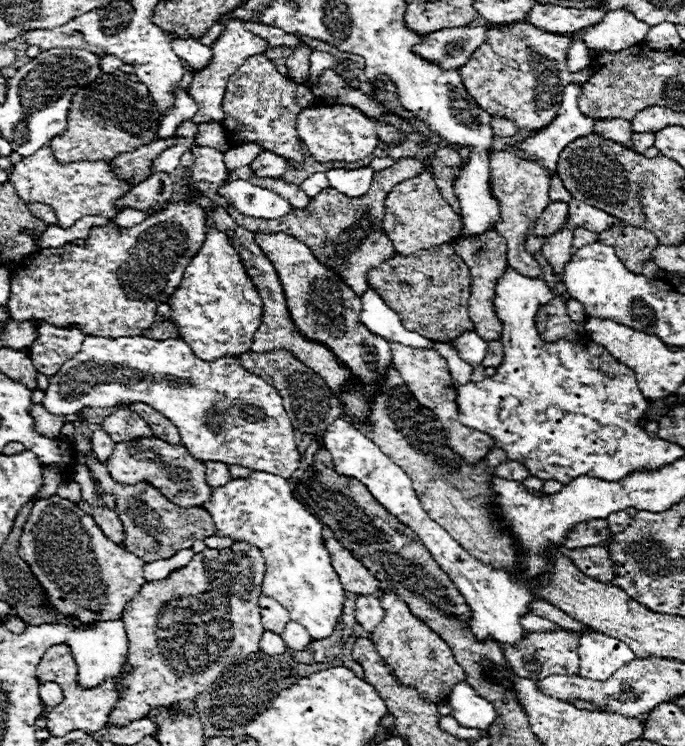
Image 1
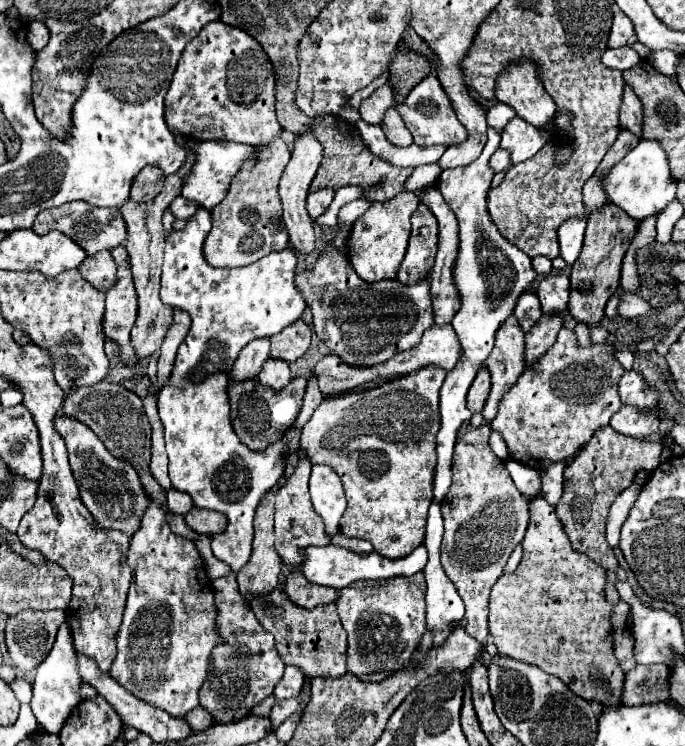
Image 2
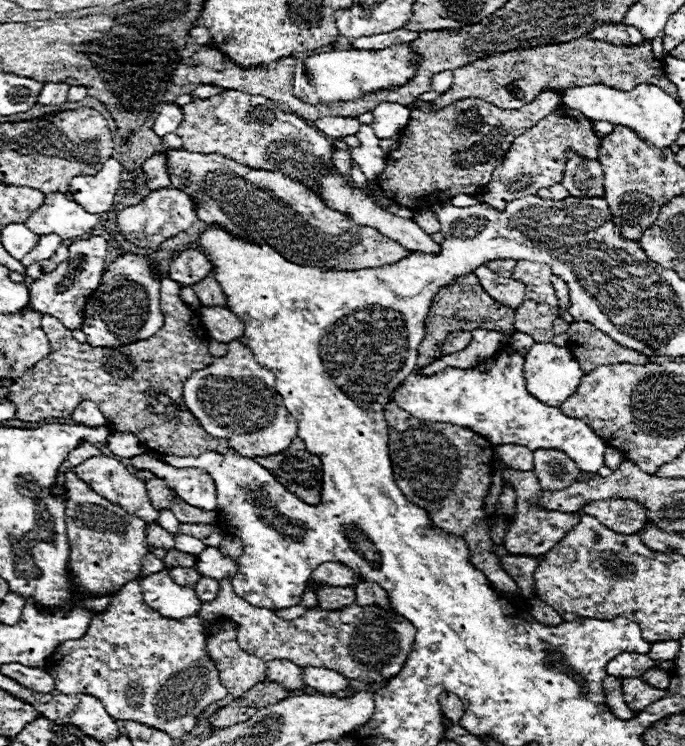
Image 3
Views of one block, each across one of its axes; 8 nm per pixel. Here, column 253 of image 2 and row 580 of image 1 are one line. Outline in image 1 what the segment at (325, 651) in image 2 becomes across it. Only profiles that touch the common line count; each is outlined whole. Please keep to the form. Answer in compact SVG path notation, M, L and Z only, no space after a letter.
M588 546L584 550L564 550L566 558L570 558L580 572L588 574L590 578L596 578L600 582L610 584L614 578L614 564L610 560L610 554L602 546Z

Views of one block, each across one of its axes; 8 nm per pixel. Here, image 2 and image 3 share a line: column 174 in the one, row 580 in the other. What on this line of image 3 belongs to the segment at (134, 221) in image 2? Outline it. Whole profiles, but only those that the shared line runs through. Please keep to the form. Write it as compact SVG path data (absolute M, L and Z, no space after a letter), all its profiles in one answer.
M180 566L170 568L168 574L172 576L172 580L176 584L188 584L188 586L194 586L198 582L198 578L200 578L200 574L194 568L180 568Z

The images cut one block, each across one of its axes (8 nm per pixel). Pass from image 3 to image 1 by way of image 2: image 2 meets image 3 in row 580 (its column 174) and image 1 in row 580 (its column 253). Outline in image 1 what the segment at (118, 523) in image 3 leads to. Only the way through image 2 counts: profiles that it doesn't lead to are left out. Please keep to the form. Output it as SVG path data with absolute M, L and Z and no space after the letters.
M60 496L34 504L20 536L18 554L30 564L32 574L40 582L48 610L74 616L82 624L120 620L124 606L146 582L142 576L144 562L108 540L90 514Z

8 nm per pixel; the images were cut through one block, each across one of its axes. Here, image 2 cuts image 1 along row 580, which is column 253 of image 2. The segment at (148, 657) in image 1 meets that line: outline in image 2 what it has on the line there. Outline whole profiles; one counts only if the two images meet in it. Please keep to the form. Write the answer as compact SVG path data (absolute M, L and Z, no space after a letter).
M276 136L268 144L258 146L256 160L248 160L232 178L226 198L212 208L212 230L204 240L204 258L210 266L248 266L270 252L280 252L289 245L289 235L282 222L282 204L278 196L278 180L291 158L282 138Z

